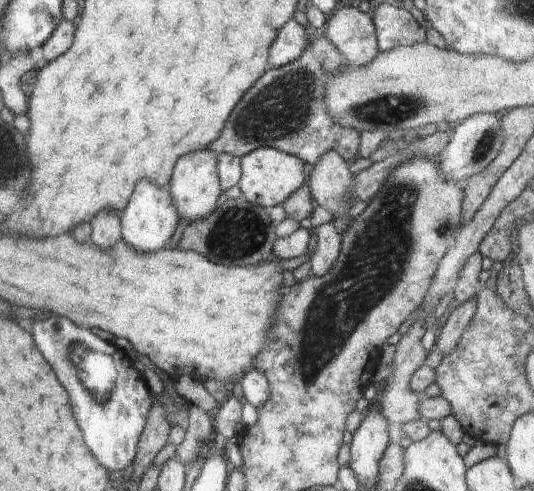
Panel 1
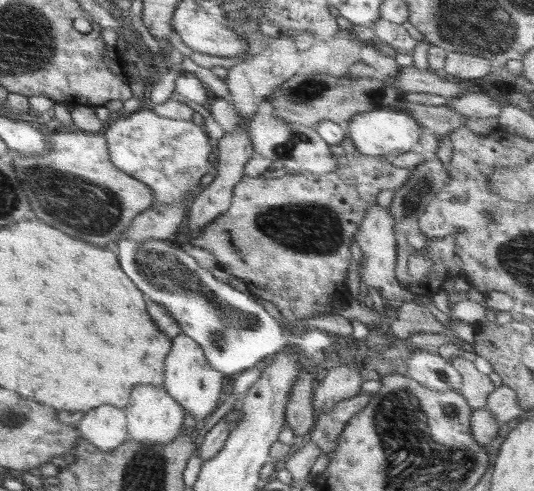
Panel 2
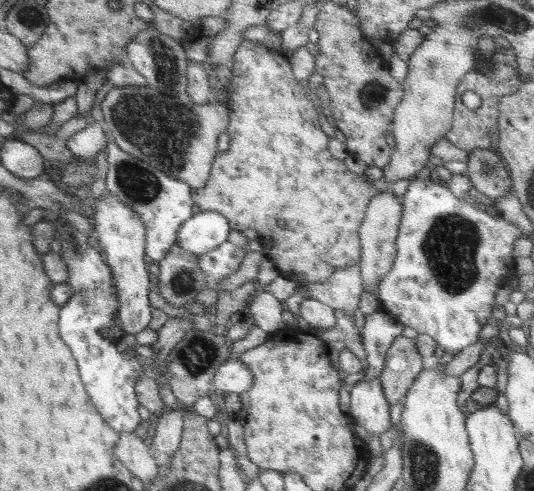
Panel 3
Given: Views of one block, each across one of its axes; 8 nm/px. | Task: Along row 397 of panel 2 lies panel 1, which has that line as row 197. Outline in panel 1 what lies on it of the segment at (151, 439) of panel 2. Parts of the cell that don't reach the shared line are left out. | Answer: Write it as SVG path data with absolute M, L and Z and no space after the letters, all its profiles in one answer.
M140 180L134 187L126 208L120 213L121 240L132 246L136 252L154 254L170 240L179 218L168 186L158 186L152 180Z

